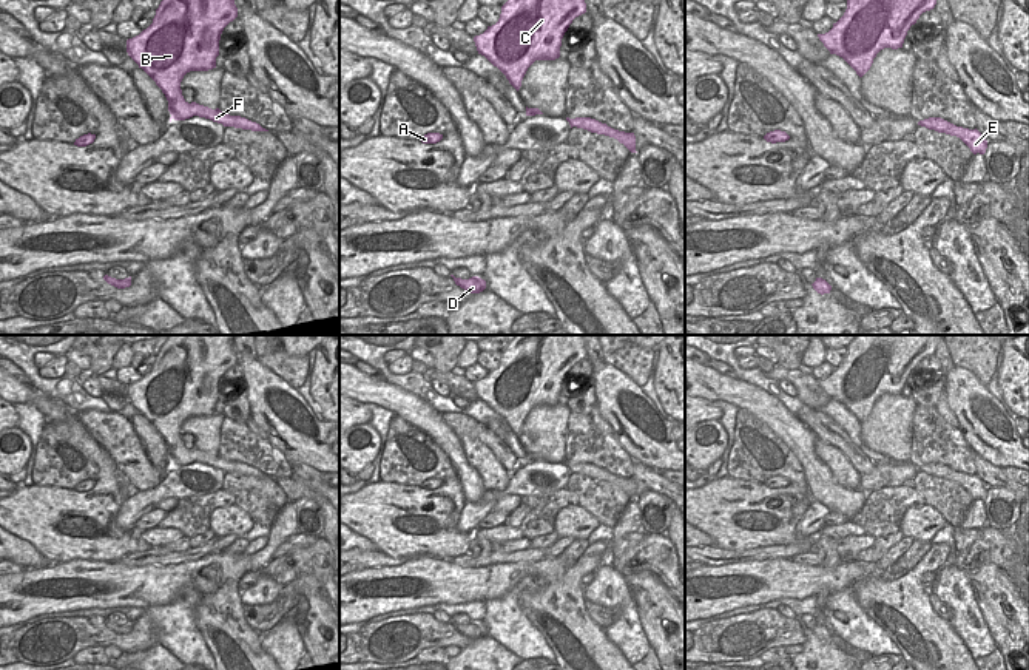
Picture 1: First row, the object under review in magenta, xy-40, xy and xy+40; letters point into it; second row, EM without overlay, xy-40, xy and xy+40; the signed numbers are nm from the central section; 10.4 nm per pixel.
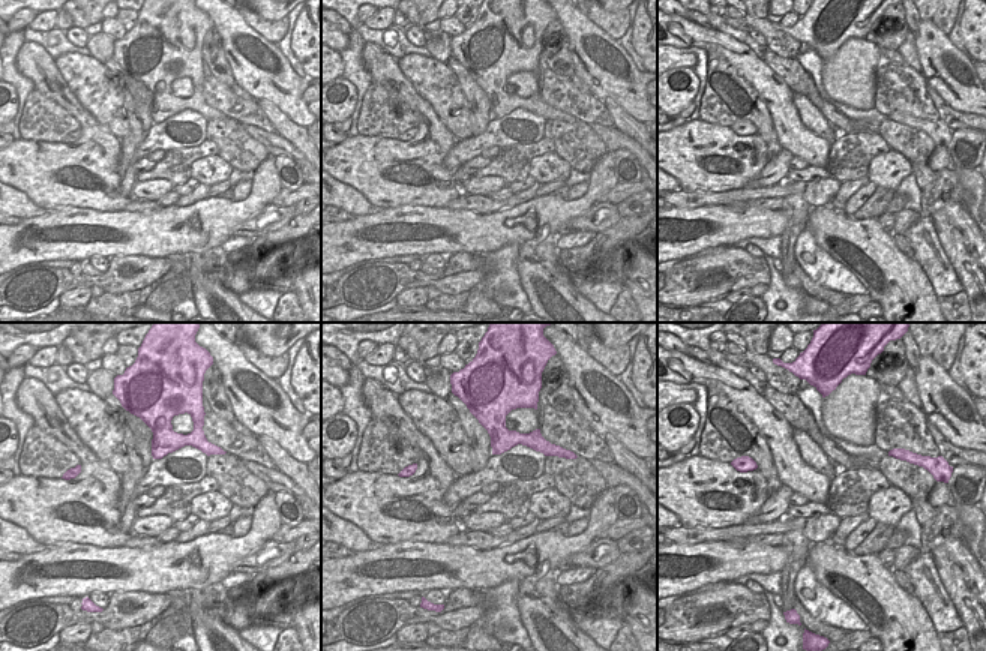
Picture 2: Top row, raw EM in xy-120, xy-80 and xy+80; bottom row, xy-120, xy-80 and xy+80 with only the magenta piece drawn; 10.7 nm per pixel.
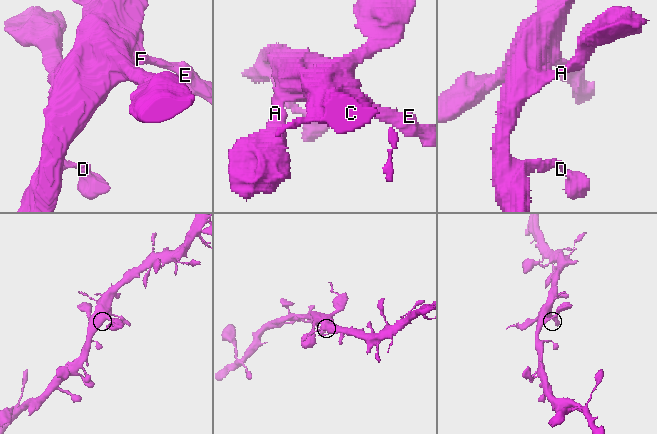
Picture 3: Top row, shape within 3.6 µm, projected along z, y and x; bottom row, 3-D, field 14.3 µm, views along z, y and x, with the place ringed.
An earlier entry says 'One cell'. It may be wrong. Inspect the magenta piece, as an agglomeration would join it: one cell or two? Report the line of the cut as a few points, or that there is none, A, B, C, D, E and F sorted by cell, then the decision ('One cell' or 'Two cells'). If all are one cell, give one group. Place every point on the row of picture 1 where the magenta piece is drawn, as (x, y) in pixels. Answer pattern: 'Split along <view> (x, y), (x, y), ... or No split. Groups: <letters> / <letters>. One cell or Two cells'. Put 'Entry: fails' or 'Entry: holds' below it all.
No split. Groups: A B C D E F. One cell
Entry: holds

